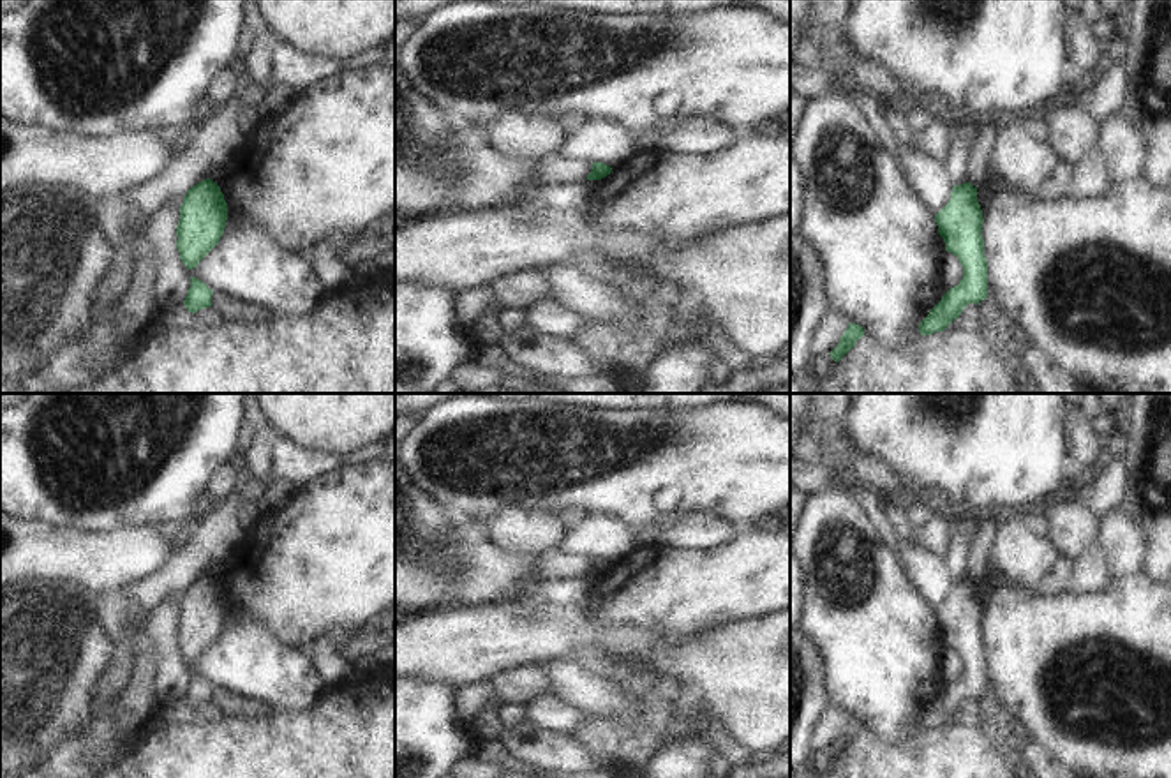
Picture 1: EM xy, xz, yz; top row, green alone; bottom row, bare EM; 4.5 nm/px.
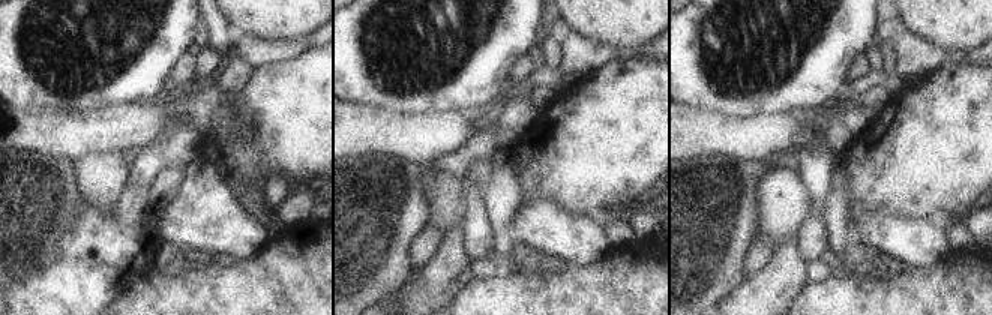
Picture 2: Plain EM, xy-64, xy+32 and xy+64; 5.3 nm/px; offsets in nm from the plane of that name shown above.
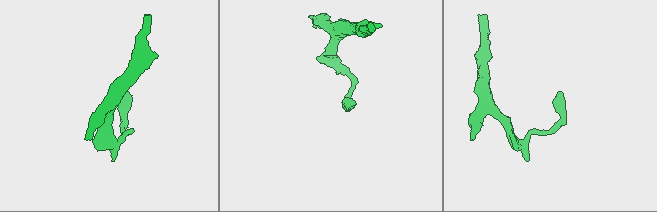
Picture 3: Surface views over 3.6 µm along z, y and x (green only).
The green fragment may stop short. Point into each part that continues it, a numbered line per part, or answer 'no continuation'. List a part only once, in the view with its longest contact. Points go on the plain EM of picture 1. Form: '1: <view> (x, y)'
no continuation

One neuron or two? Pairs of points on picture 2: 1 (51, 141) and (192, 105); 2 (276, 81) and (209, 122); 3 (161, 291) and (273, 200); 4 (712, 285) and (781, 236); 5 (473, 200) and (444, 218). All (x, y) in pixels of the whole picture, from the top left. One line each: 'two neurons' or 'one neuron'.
1: one neuron
2: two neurons
3: two neurons
4: two neurons
5: two neurons

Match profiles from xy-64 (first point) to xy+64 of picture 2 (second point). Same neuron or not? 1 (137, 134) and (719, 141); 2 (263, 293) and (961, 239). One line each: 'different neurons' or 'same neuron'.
1: same neuron
2: different neurons

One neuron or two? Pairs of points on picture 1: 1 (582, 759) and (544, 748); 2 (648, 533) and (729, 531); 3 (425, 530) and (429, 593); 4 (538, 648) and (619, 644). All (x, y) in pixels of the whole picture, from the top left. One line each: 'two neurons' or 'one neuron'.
1: one neuron
2: one neuron
3: two neurons
4: one neuron

